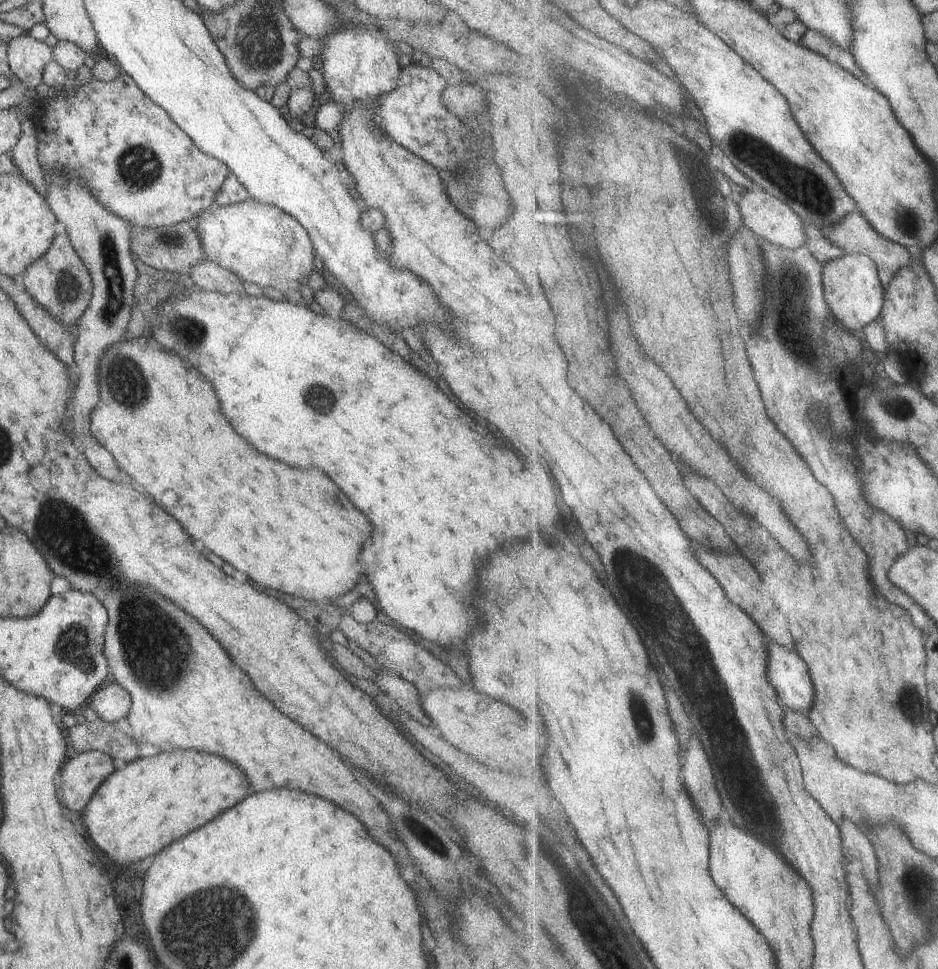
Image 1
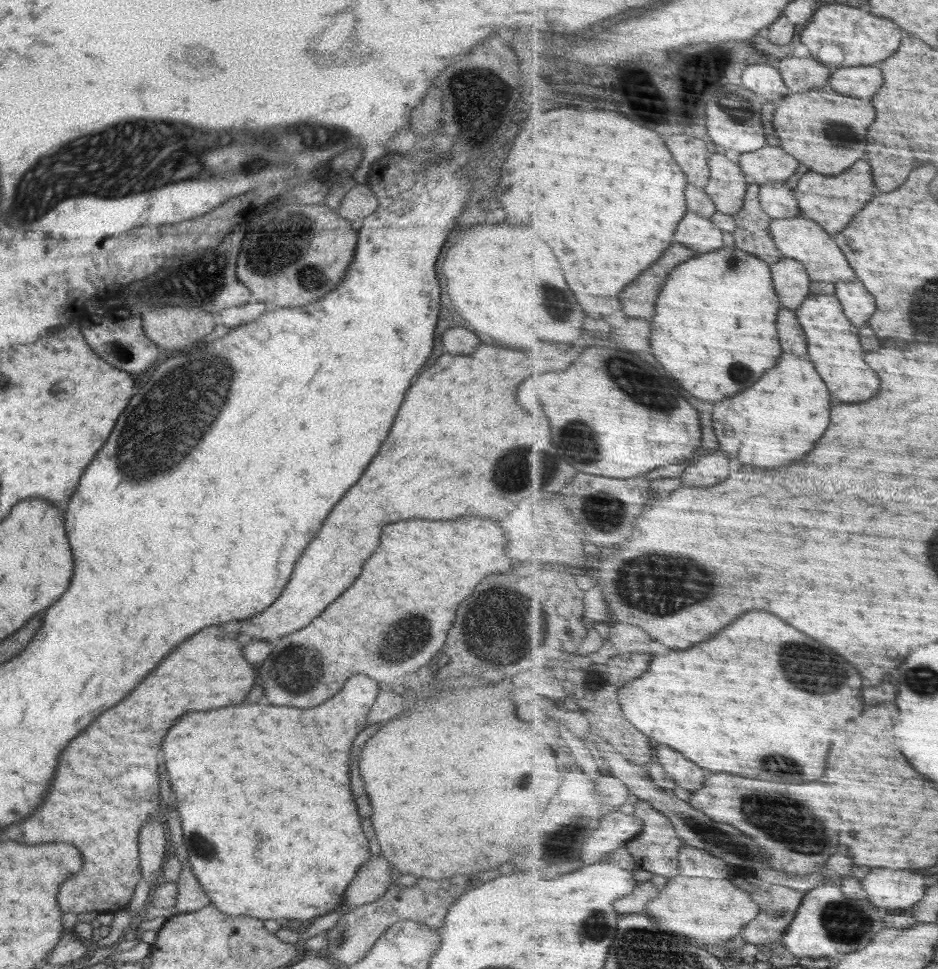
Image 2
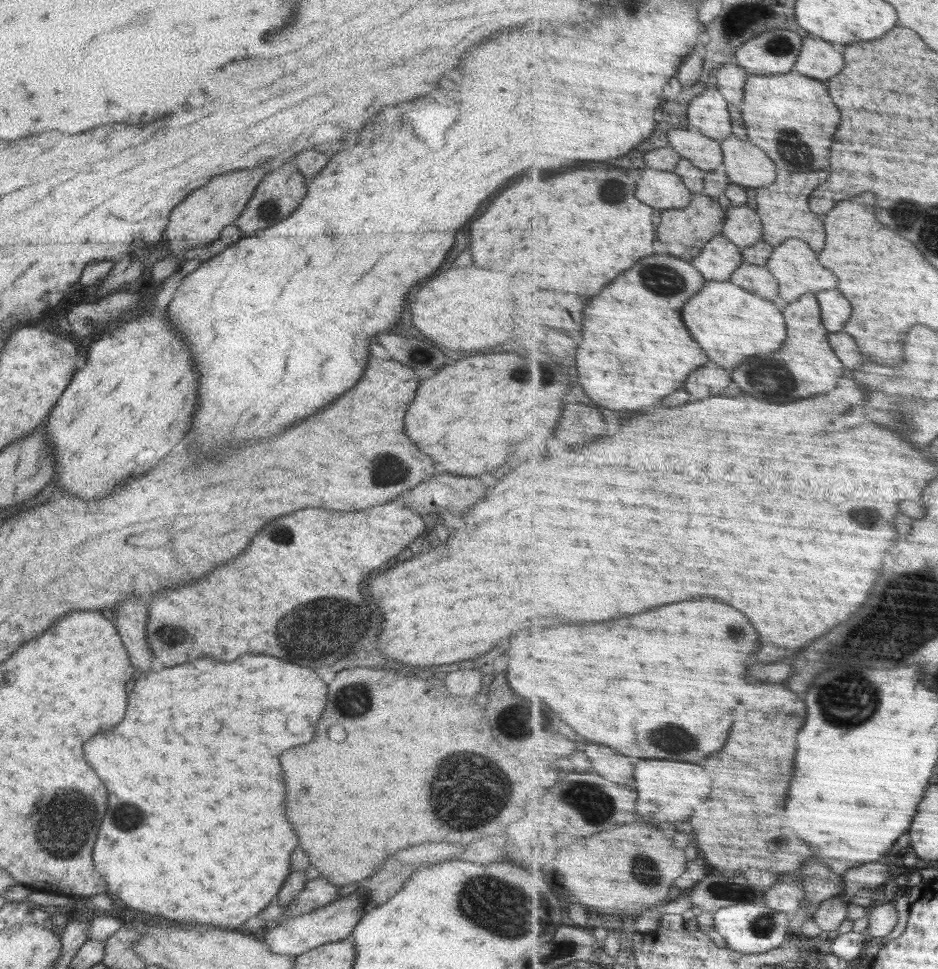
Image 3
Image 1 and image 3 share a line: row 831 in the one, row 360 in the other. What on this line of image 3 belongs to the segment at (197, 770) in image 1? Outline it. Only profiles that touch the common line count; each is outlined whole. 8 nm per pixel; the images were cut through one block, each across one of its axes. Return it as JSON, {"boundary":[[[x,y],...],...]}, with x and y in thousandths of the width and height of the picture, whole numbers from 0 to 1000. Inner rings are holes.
{"boundary":[[[154,314],[132,333],[100,350],[92,375],[79,384],[77,394],[55,421],[51,431],[53,442],[47,446],[60,460],[62,481],[66,483],[64,499],[81,512],[107,514],[126,497],[132,497],[132,493],[141,493],[134,489],[154,489],[164,483],[198,450],[207,436],[212,415],[211,390],[213,385],[209,383],[203,360],[198,359],[183,332],[179,332],[179,324],[173,326],[162,314]]]}

